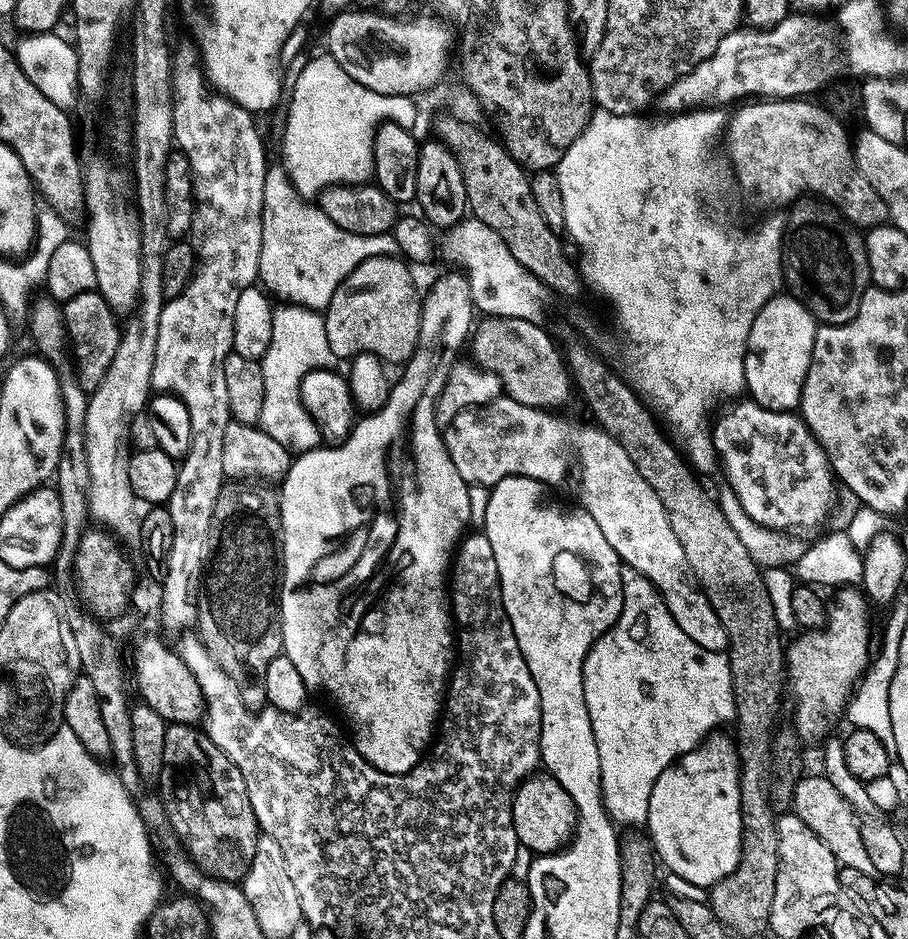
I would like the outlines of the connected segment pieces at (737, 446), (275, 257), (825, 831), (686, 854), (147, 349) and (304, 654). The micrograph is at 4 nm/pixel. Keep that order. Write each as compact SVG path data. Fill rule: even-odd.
M750 398L737 399L733 404L736 405L726 409L717 420L715 417L710 433L719 467L720 464L724 467L724 476L728 479L727 487L738 498L744 513L755 524L773 532L802 534L800 532L822 527L836 504L838 481L832 471L832 463L822 445L816 441L815 434L799 415L792 412L766 410Z
M273 163L266 170L264 209L262 210L262 254L258 280L276 300L278 298L277 301L285 305L323 310L327 308L330 298L334 298L334 290L338 290L338 286L359 264L375 256L395 257L399 251L398 242L392 234L363 236L334 226L334 222L330 222L330 218L322 214L320 207L311 199L300 195L288 177L288 171L283 163Z
M805 774L800 777L794 790L791 811L798 818L802 818L802 822L806 822L806 826L810 826L810 830L814 830L814 834L822 838L822 842L826 842L826 846L834 854L837 865L866 873L873 871L872 856L866 854L866 846L862 846L860 822L852 803L842 798L842 794L838 794L838 789L822 774Z
M713 735L703 746L687 752L676 761L676 768L666 772L652 796L652 846L661 865L669 873L684 878L694 886L711 890L738 866L740 860L740 758L735 743L724 736Z
M158 282L141 283L140 299L137 300L134 311L123 321L118 350L106 369L102 382L88 397L86 412L86 460L90 462L90 486L88 487L88 510L91 519L97 525L103 526L117 537L139 537L140 527L150 505L134 494L134 486L130 486L130 437L132 424L147 409L150 393L152 392L152 370L154 368L154 350L158 346L158 322L166 301L164 291Z
M459 274L459 276L438 277L429 286L428 293L426 291L423 293L416 349L412 357L403 365L402 371L404 373L401 374L400 381L395 381L391 385L391 391L385 404L371 414L365 415L365 420L357 419L353 423L351 432L341 443L337 443L335 446L314 448L311 452L299 453L293 459L288 468L288 473L284 476L287 478L288 484L282 491L284 499L280 502L281 514L278 517L278 525L286 532L288 562L287 583L284 591L285 622L281 626L282 638L284 639L283 655L288 656L290 662L294 662L298 674L302 674L302 682L306 682L309 690L325 688L336 699L337 706L344 711L345 718L352 723L350 740L351 743L356 745L358 754L362 754L362 758L366 758L366 762L374 765L379 772L394 774L395 776L403 776L415 764L420 763L426 749L433 743L434 733L437 731L438 721L442 716L442 705L446 699L450 673L454 668L454 617L450 611L449 588L450 561L453 559L460 541L464 539L470 528L470 501L467 493L469 484L462 478L462 474L458 474L454 462L450 462L450 454L444 445L441 425L436 423L436 403L446 386L453 364L461 355L460 347L463 344L465 347L466 341L473 331L474 319L472 320L472 312L474 313L474 305L467 276ZM372 522L376 524L374 526L374 536L378 540L376 544L382 546L382 548L386 544L384 566L388 566L388 570L394 570L394 568L410 568L410 570L384 572L380 578L366 578L366 580L358 580L354 576L352 580L344 580L344 590L336 590L336 586L334 586L336 580L330 580L330 578L338 578L340 560L350 562L356 570L364 570L364 566L360 566L358 560L366 554L364 548L366 548L368 538L370 538ZM340 598L358 598L356 602L360 602L360 604L338 604Z

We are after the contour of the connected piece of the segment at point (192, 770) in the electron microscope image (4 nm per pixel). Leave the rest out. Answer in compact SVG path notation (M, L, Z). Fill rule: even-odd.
M169 723L167 727L158 795L164 801L172 829L188 857L207 876L243 881L257 848L261 847L262 833L250 806L250 794L246 794L242 770L196 724Z

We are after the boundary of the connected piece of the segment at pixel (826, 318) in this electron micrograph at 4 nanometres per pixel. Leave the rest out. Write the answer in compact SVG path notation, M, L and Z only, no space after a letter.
M819 198L797 199L790 211L780 247L787 291L801 300L821 325L850 322L858 314L860 299L872 278L863 239L855 236L857 233L831 204Z

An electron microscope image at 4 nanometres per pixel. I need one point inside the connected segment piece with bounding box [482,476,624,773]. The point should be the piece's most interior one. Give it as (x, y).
(561, 584)

